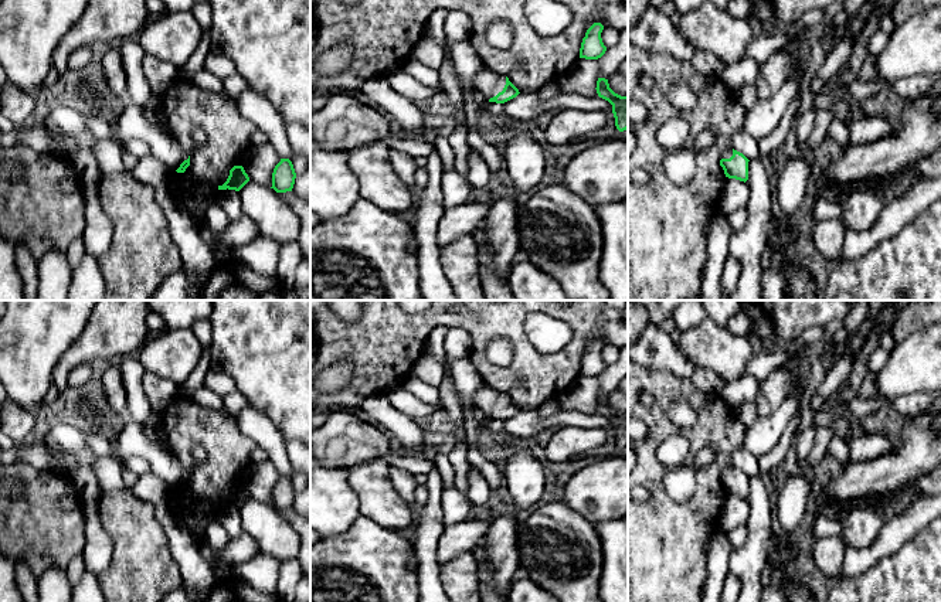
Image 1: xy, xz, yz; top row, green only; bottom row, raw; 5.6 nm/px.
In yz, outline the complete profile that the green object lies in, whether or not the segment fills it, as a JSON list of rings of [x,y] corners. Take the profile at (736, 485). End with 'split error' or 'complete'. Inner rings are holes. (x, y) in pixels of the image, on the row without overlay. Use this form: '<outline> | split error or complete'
[[[728,466],[721,470],[720,483],[726,494],[745,500],[748,497],[748,479],[743,470]]] | split error

